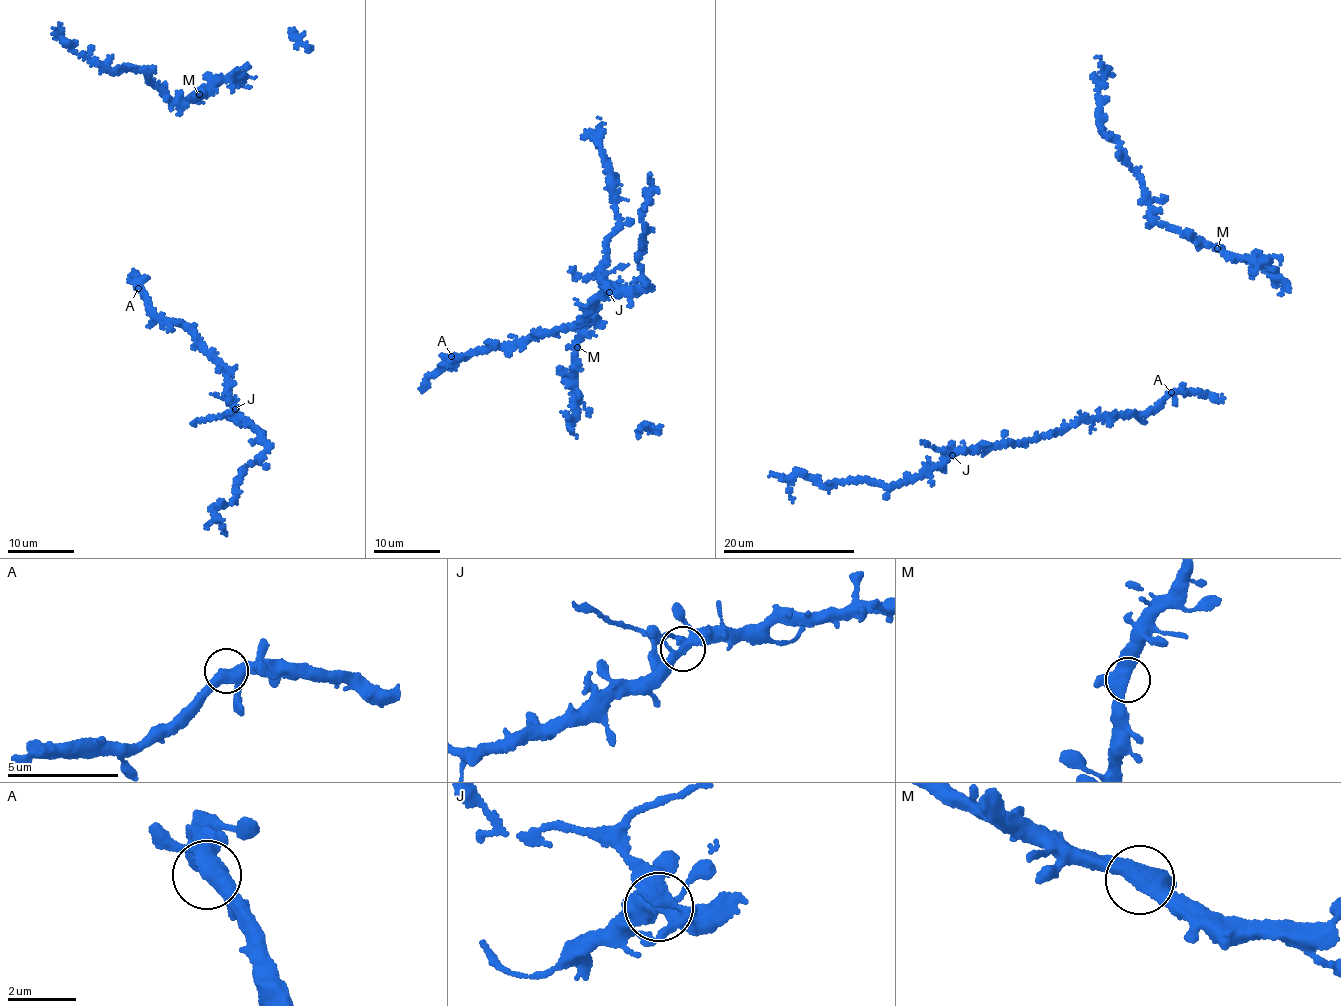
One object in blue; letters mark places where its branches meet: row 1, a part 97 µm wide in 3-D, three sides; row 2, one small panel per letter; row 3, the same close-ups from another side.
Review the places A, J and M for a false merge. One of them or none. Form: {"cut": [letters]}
{"cut": []}

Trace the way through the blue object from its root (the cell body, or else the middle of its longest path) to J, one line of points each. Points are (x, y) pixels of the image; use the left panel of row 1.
J: (142, 289), (159, 319), (185, 324), (220, 360), (226, 370), (228, 396), (235, 408)

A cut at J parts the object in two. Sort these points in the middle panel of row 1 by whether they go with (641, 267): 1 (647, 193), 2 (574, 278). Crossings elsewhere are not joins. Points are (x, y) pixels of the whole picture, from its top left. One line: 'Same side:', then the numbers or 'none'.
Same side: 1, 2

